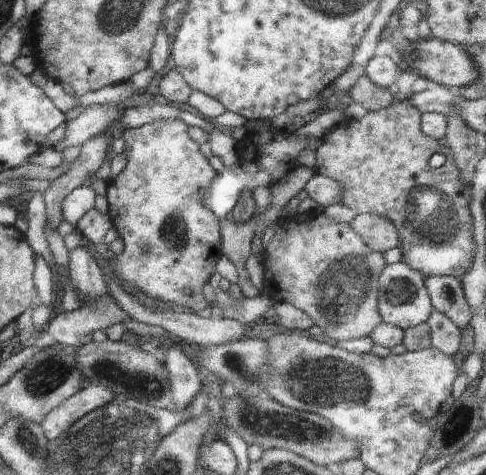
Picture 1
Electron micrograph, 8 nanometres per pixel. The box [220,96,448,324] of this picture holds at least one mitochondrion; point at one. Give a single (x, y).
(402, 293)

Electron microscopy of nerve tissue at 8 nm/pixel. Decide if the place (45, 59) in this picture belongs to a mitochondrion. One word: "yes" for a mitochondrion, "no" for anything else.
no

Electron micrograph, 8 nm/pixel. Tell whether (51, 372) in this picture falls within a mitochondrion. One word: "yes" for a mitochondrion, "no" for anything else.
yes

